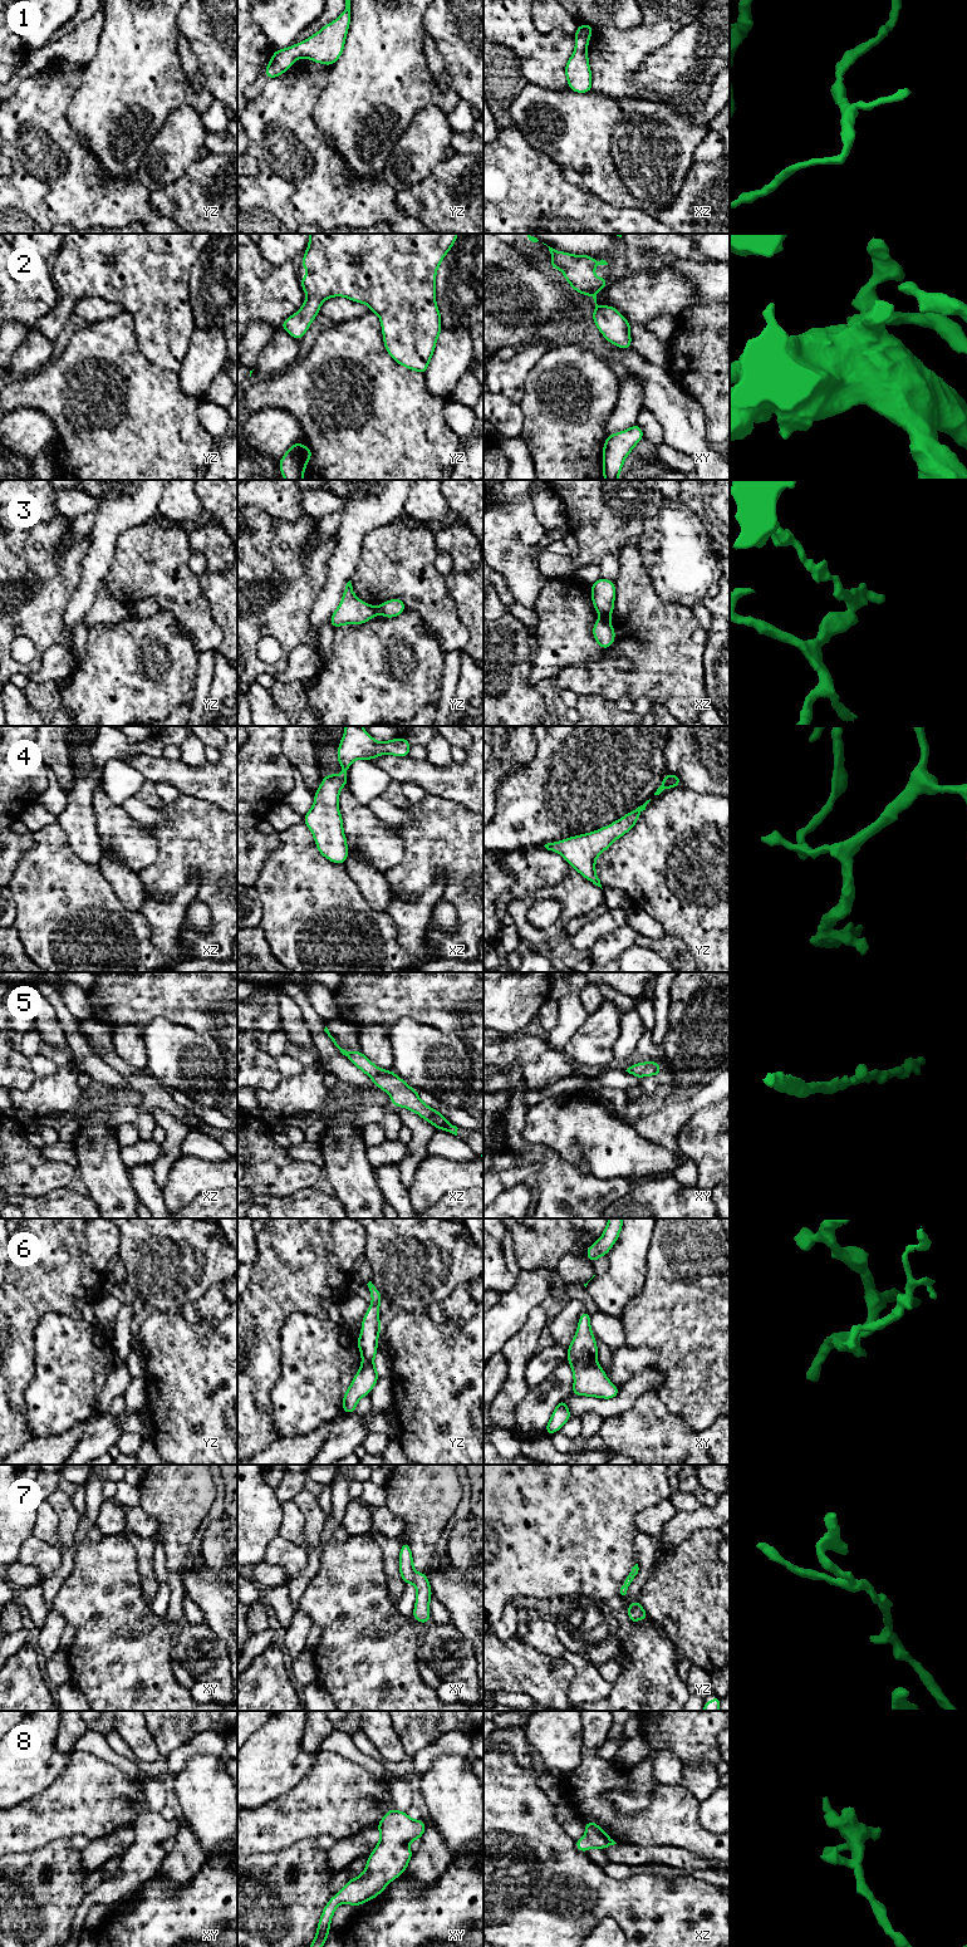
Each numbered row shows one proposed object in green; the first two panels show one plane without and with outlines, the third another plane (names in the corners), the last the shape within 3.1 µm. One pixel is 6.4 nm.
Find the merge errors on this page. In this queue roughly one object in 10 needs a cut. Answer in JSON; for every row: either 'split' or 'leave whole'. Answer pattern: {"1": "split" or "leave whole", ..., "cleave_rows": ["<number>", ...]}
{"1": "leave whole", "2": "leave whole", "3": "split", "4": "leave whole", "5": "leave whole", "6": "leave whole", "7": "leave whole", "8": "leave whole", "cleave_rows": ["3"]}

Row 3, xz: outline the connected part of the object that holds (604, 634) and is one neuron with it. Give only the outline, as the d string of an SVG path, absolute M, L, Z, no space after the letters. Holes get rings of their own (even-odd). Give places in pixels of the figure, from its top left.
M600 618L593 626L593 636L599 647L608 649L615 639L615 631L609 621Z

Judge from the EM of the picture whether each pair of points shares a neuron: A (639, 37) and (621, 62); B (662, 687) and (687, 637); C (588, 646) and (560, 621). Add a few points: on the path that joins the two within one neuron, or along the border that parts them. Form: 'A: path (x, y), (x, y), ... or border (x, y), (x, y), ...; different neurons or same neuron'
A: path (634, 43), (622, 55); same neuron
B: path (662, 675), (667, 667), (667, 657), (675, 650); same neuron
C: path (582, 642), (567, 627); same neuron

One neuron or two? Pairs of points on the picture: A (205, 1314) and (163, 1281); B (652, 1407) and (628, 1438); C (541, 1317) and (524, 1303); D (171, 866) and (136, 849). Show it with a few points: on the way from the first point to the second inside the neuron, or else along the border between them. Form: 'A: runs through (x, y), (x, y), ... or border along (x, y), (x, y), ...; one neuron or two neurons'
A: border along (214, 1284), (204, 1294), (187, 1301), (180, 1310); two neurons
B: runs through (648, 1415), (648, 1418), (636, 1431); one neuron
C: border along (540, 1304), (529, 1313), (524, 1324), (515, 1333); two neurons
D: border along (148, 830), (157, 843), (157, 858), (138, 873); two neurons

